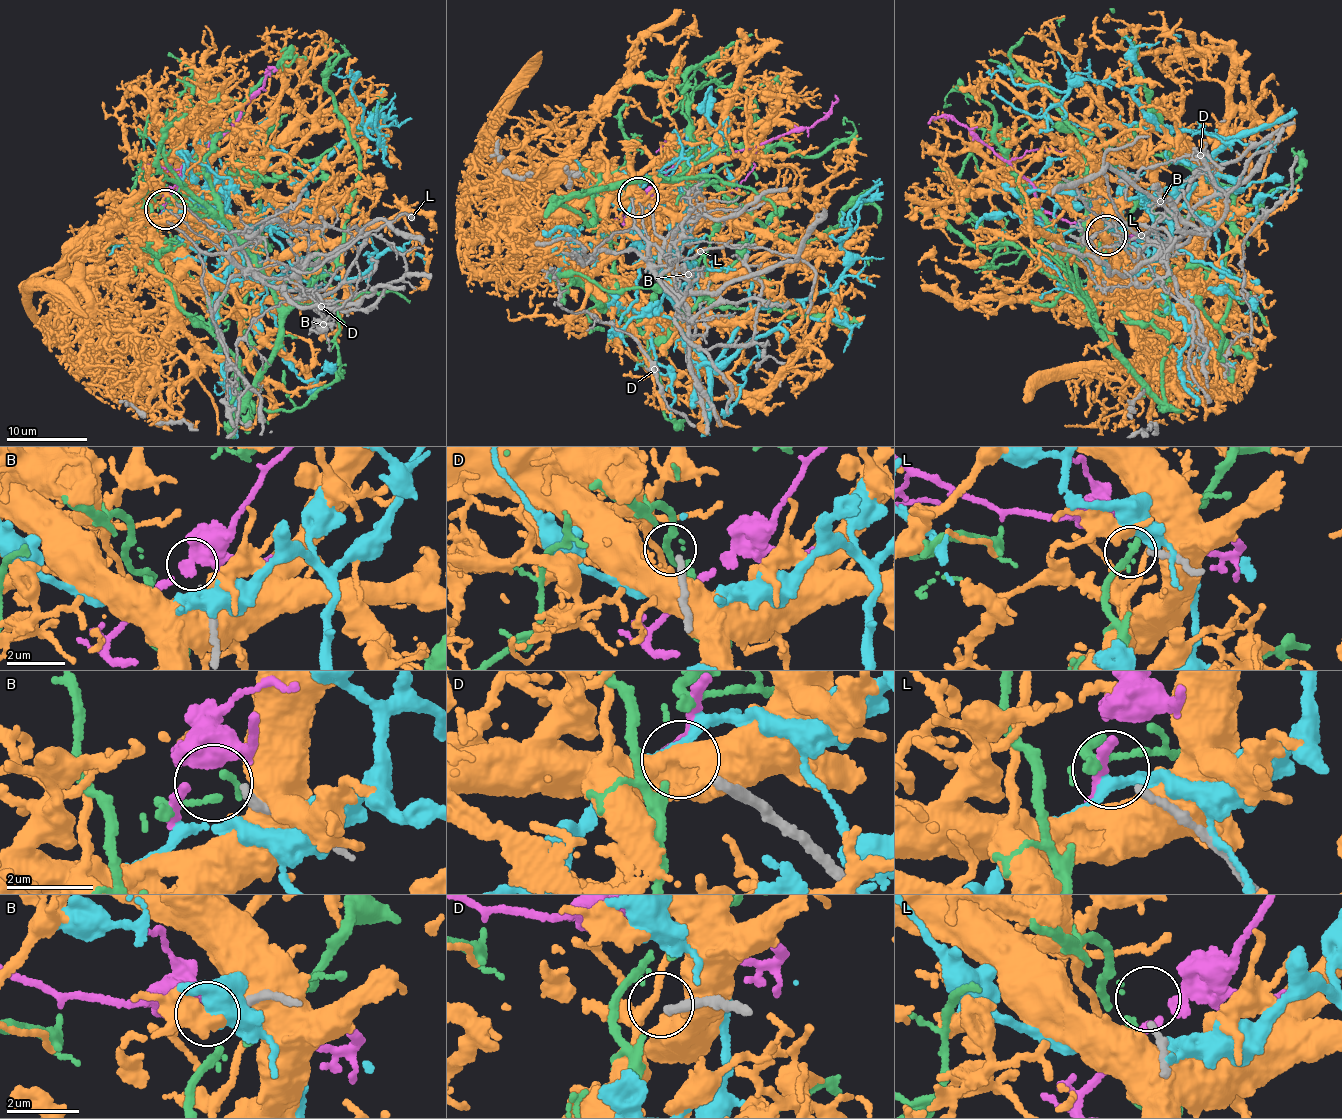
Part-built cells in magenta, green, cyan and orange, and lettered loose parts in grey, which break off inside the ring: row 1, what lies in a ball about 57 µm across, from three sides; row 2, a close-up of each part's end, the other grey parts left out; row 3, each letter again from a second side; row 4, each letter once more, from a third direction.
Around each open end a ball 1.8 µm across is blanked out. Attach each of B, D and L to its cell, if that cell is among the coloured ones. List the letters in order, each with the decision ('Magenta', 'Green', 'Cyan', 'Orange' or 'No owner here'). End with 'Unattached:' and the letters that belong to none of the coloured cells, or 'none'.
B: No owner here
D: No owner here
L: No owner here
Unattached: B, D, L

